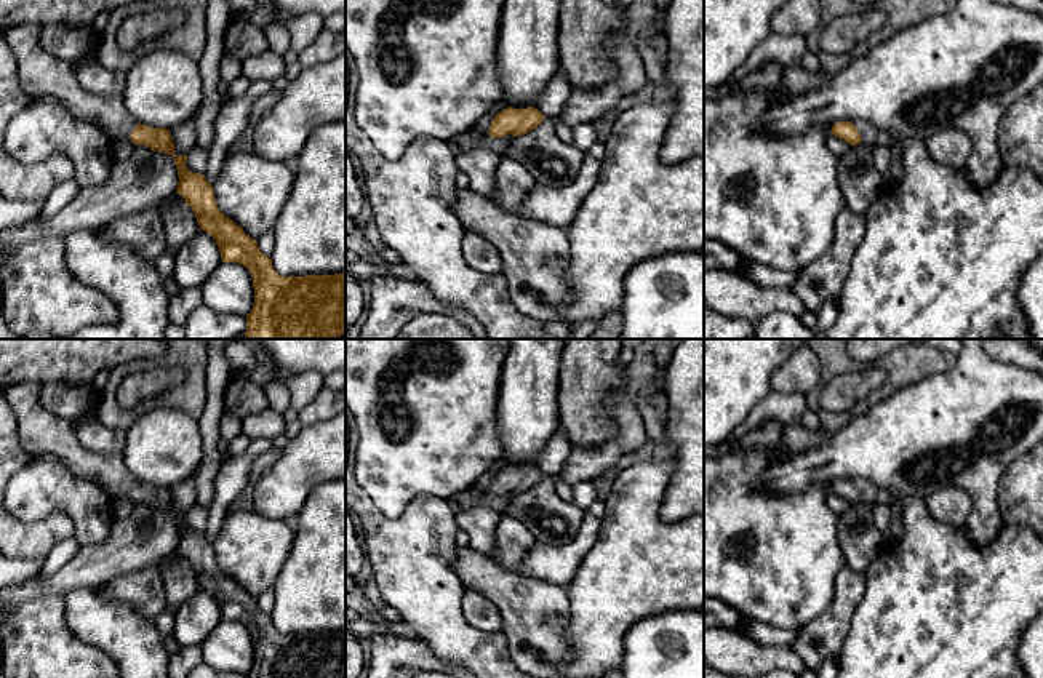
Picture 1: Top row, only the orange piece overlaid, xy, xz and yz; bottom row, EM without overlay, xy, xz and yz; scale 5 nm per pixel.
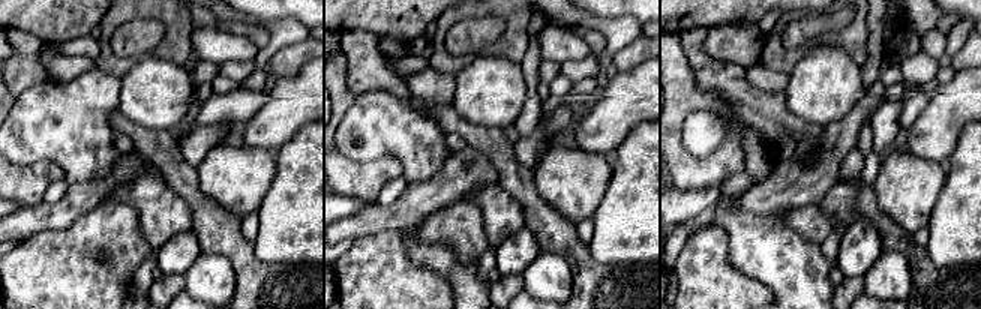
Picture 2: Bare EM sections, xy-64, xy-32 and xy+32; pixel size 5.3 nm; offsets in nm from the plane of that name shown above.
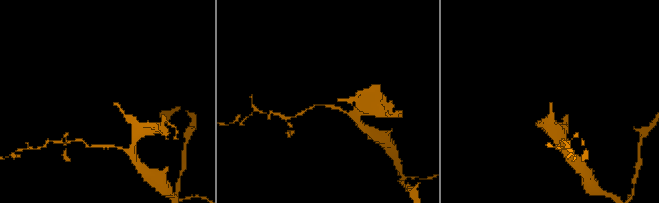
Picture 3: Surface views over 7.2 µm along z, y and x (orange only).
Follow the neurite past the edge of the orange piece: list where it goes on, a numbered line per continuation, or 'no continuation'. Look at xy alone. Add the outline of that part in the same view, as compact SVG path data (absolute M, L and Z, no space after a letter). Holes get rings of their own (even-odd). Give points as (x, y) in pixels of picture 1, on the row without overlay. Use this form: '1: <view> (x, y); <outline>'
1: xy (39, 430); M16 384L5 389L5 397L16 416L22 449L61 457L75 475L102 486L110 499L130 496L138 480L125 467L123 457L85 449L78 441L74 422L61 419L42 406L40 387Z

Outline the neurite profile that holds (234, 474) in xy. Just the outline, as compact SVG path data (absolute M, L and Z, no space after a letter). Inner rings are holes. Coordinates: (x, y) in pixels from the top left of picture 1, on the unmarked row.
M251 440L248 449L240 456L226 456L214 480L214 497L208 510L208 524L205 537L213 544L232 504L238 494L250 485L250 469L253 461L274 449L274 440Z

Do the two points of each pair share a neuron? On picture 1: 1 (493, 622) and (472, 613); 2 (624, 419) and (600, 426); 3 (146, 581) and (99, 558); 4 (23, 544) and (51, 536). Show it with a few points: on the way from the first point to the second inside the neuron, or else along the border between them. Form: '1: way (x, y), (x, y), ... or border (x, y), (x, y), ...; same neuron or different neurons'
1: way (488, 619), (477, 613); same neuron
2: border (623, 386), (605, 403), (616, 434), (584, 446); different neurons
3: border (155, 566), (131, 570), (98, 586); different neurons
4: way (29, 541), (45, 536); same neuron

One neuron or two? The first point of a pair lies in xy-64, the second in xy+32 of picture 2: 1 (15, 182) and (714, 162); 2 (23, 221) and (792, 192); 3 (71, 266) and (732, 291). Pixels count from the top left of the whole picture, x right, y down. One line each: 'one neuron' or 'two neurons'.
1: one neuron
2: one neuron
3: one neuron

